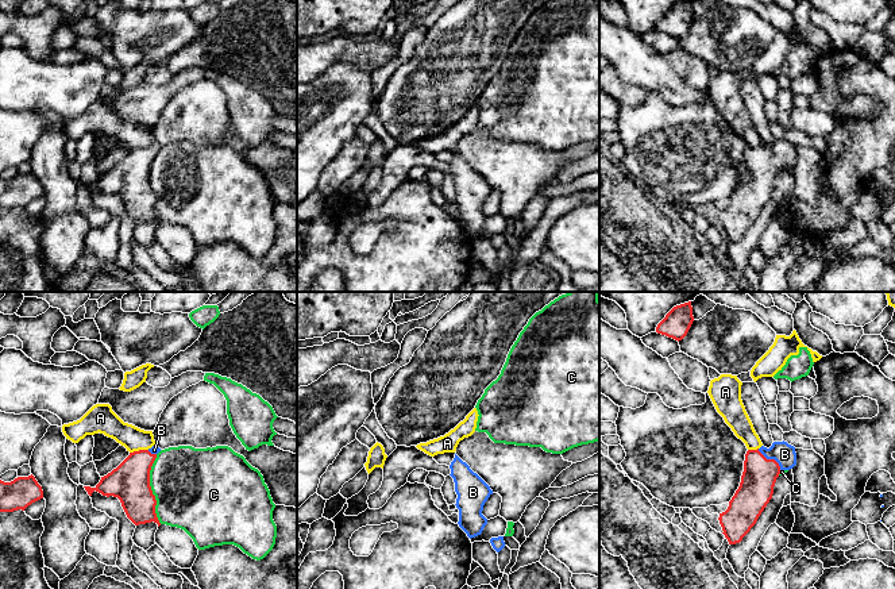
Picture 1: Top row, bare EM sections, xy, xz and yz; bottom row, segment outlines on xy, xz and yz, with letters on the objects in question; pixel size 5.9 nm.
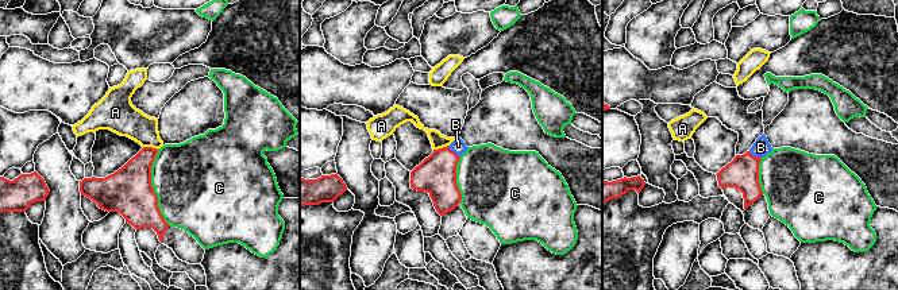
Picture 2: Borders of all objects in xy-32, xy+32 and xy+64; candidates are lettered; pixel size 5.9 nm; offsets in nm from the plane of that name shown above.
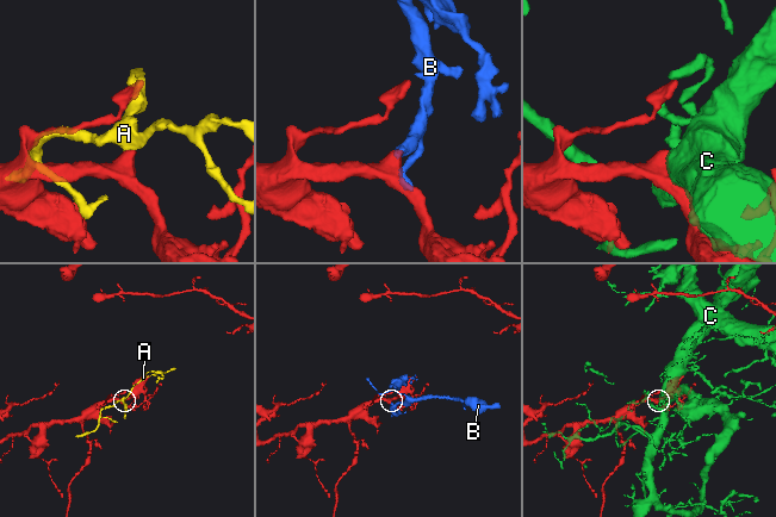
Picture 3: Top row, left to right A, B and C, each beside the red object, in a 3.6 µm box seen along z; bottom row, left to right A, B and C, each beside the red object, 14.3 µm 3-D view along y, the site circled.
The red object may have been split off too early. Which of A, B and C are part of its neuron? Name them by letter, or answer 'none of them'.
B

